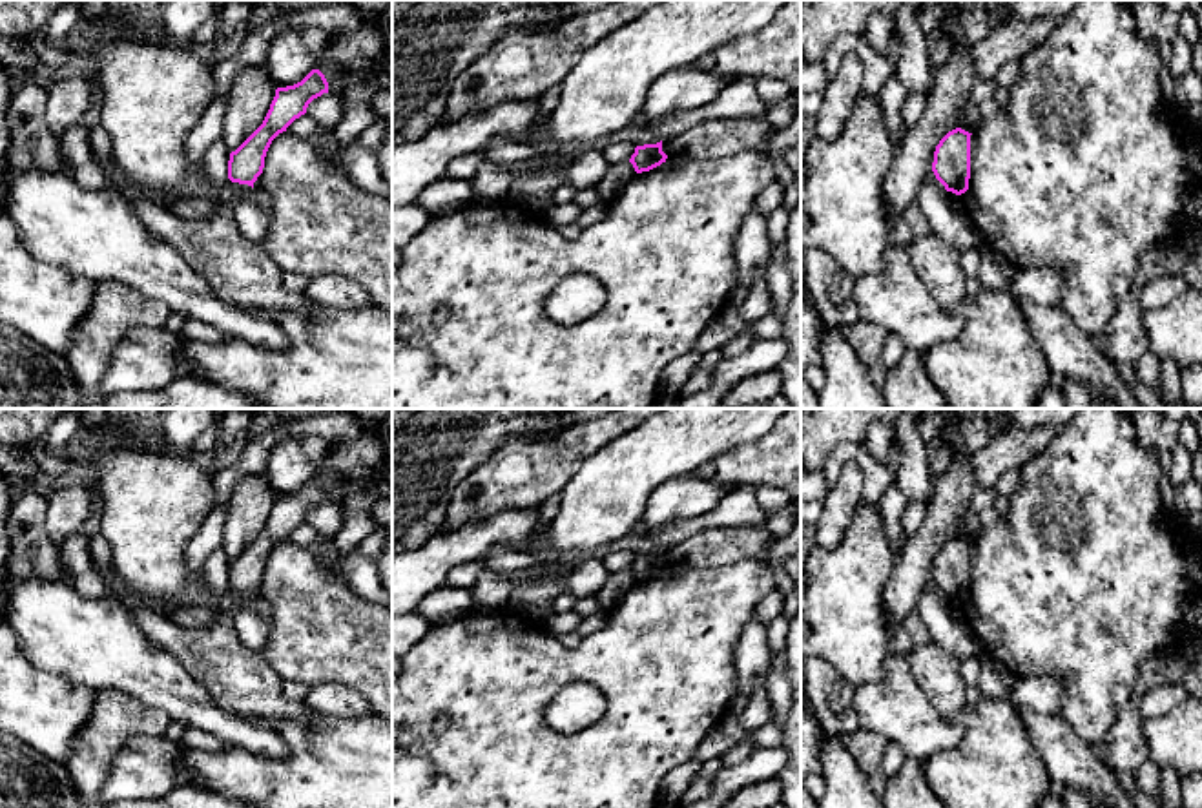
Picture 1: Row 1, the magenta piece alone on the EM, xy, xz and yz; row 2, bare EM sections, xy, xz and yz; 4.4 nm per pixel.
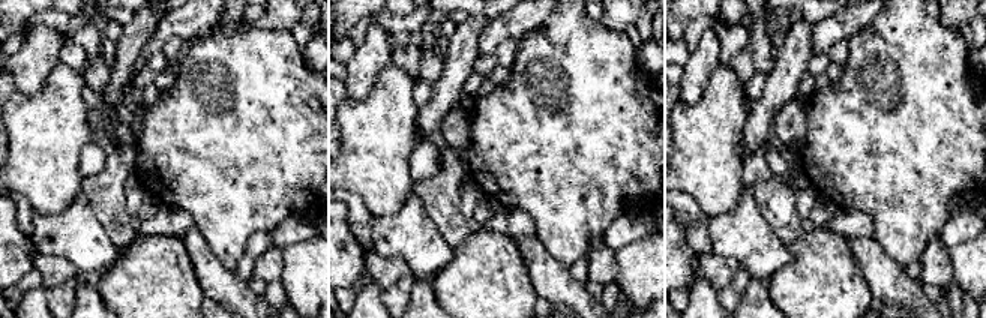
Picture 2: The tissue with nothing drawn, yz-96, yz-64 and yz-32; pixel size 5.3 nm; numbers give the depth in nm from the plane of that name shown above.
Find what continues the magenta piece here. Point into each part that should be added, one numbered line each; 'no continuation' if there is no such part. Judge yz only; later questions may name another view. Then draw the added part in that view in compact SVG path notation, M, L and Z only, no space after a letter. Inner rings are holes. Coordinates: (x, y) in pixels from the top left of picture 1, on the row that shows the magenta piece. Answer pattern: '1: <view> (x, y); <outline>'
no continuation

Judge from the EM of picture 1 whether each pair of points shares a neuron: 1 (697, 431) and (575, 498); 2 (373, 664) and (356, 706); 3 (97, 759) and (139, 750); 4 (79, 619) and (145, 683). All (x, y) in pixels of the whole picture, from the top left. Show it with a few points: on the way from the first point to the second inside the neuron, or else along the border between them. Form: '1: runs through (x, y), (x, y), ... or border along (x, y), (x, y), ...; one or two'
1: runs through (666, 445), (635, 464), (606, 493); one
2: border along (320, 683), (352, 686), (371, 710); two
3: border along (154, 735), (130, 737), (99, 788); two
4: runs through (95, 635), (128, 666); one

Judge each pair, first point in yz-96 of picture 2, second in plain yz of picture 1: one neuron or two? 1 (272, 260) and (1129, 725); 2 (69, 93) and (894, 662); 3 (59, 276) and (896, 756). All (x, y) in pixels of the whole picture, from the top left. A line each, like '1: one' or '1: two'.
1: one
2: two
3: two

